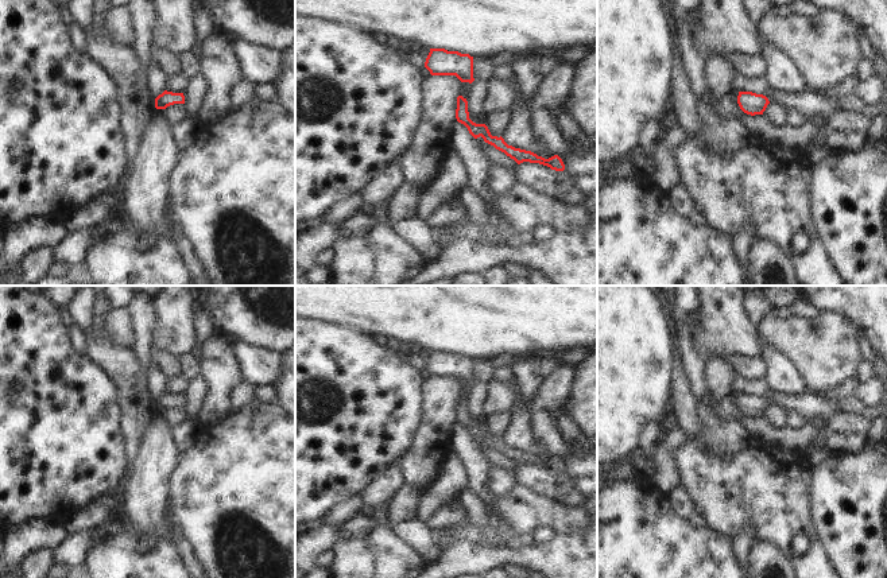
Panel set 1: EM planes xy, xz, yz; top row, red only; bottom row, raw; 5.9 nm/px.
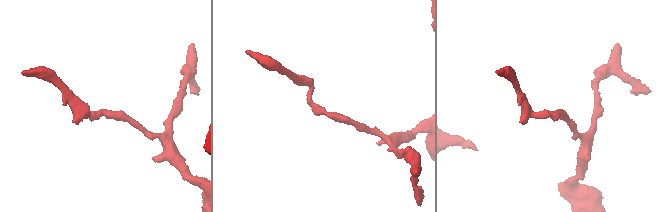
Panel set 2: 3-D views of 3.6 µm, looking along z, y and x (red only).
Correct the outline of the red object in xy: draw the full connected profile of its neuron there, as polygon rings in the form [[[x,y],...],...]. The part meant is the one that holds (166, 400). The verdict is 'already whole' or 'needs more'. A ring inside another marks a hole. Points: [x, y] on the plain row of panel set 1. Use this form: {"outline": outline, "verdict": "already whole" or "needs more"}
{"outline": [[[164,392],[162,396],[159,396],[155,400],[156,411],[166,411],[167,408],[174,407],[174,406],[185,406],[183,395],[173,395],[173,393]]], "verdict": "already whole"}

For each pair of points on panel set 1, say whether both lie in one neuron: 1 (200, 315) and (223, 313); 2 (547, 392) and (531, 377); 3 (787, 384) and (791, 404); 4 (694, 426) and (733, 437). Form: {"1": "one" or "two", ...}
{"1": "two", "2": "two", "3": "two", "4": "two"}

